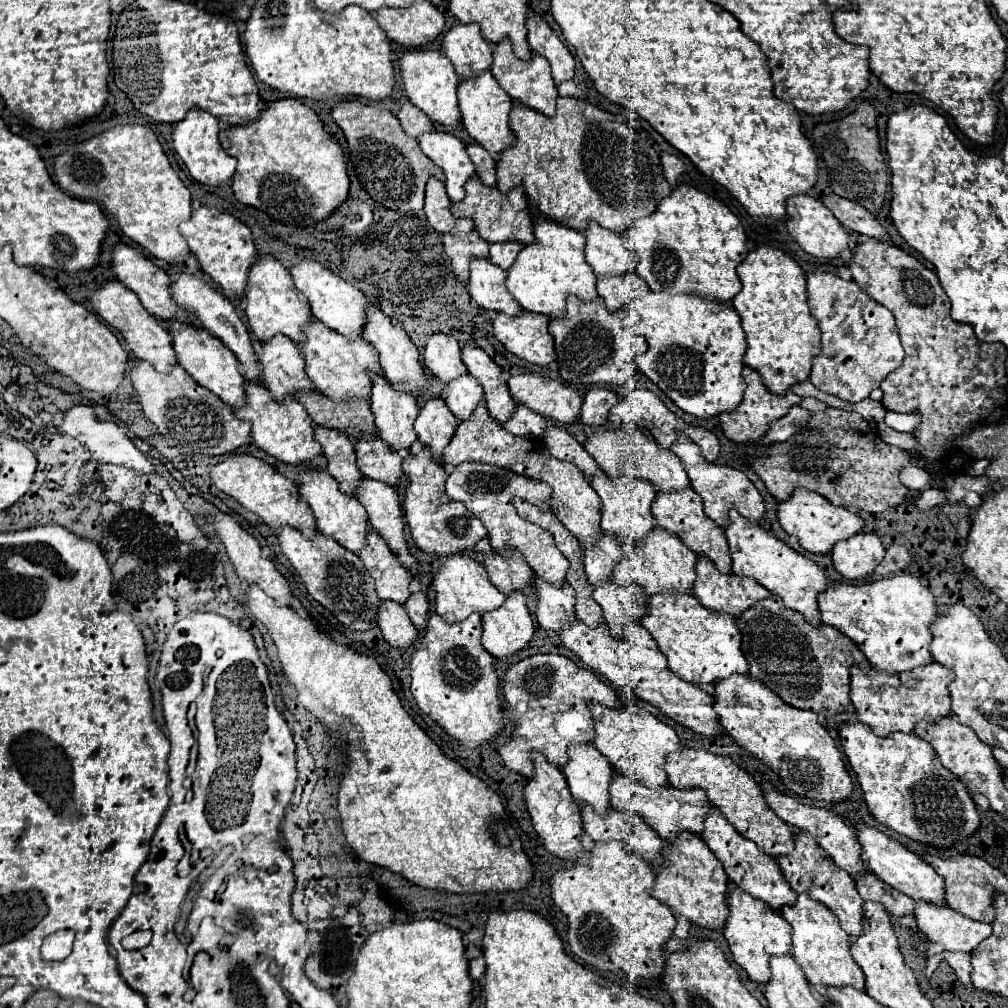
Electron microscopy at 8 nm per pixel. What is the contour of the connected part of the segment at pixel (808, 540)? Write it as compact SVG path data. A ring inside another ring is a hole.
M799 488L787 500L779 502L777 520L779 520L781 528L787 534L797 536L799 544L807 552L813 552L813 554L827 554L827 552L831 552L835 542L845 540L845 538L857 534L863 528L863 520L861 520L859 514L855 514L855 512L851 512L847 508L835 506L829 500L823 500L821 494L811 492L807 488Z

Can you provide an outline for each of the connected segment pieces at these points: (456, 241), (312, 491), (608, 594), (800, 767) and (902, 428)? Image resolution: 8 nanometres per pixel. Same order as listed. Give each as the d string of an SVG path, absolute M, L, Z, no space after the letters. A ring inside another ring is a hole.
M471 230L467 234L441 234L445 254L453 262L453 272L459 276L461 282L467 282L469 278L469 260L471 258L487 258L489 256L489 244L483 242L477 230Z
M307 466L299 470L299 496L303 498L303 502L311 506L313 516L317 520L317 528L323 534L333 536L341 546L359 554L359 550L365 546L365 534L369 530L369 522L367 522L365 508L359 504L357 498L341 494L337 488L337 482L331 476L327 476L325 470L307 468Z
M613 578L595 586L595 602L603 608L605 622L612 636L623 638L625 624L639 622L645 612L645 594L639 586L619 586Z
M731 674L715 682L713 698L713 710L727 734L777 772L791 792L825 802L849 798L853 788L851 776L845 770L835 740L823 728L815 712L785 704L775 692L749 674Z
M887 412L885 414L885 424L891 426L897 432L909 433L919 427L921 416L916 413L903 414L899 412Z

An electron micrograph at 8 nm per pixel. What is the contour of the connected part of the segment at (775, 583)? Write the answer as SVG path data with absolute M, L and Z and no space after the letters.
M735 508L729 510L729 524L725 528L725 536L729 542L735 574L755 578L761 586L781 596L787 608L801 612L805 620L811 622L813 626L821 622L821 614L817 610L817 594L827 588L827 578L811 558L789 548L785 542L769 534L759 522L757 524L749 522Z

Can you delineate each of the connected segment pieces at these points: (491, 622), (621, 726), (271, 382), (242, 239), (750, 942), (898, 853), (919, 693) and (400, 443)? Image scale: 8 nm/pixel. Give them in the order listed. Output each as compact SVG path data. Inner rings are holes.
M511 592L503 606L483 614L481 642L491 656L503 658L525 648L533 638L533 620L523 592Z
M587 702L587 706L593 714L593 746L611 762L611 766L651 788L663 786L663 782L667 782L667 774L663 770L665 754L679 750L679 738L675 730L637 704L629 704L621 710L607 708L597 702Z
M275 334L267 342L253 342L253 348L255 348L255 354L257 354L257 362L261 364L263 384L275 400L283 400L285 396L295 394L297 390L313 388L313 382L305 374L305 360L303 360L303 356L301 356L301 352L299 352L299 348L295 346L293 340L289 340L283 334L279 334L279 336Z
M195 206L191 218L179 226L179 232L187 240L193 256L199 260L201 270L209 274L213 282L223 290L233 290L237 296L241 296L247 284L247 270L257 254L251 230L235 216L219 212L217 208Z
M729 882L727 888L729 916L723 934L727 938L733 960L749 974L751 980L763 984L767 982L767 978L771 978L769 958L773 954L791 952L791 924L781 918L779 910L771 910L767 904L759 902L759 898L749 898L749 894L745 890L739 890L733 882Z
M865 822L855 824L855 834L859 838L861 844L861 858L867 864L867 868L877 874L883 882L887 882L889 886L895 886L895 890L915 898L915 900L927 900L927 902L935 902L939 906L945 904L945 884L943 878L929 866L925 864L919 854L913 854L911 850L907 850L901 842L897 842L895 838L887 836L885 832L867 826Z
M931 662L905 674L883 674L883 670L861 670L857 664L851 666L851 702L861 722L871 726L877 736L889 736L891 732L913 732L919 720L935 722L941 716L949 716L951 700L947 684L953 680L953 670Z
M371 374L371 380L371 412L375 416L379 436L393 450L409 450L417 438L413 430L413 422L419 412L417 400L403 390L395 390L395 386L391 386L391 382L381 374Z

